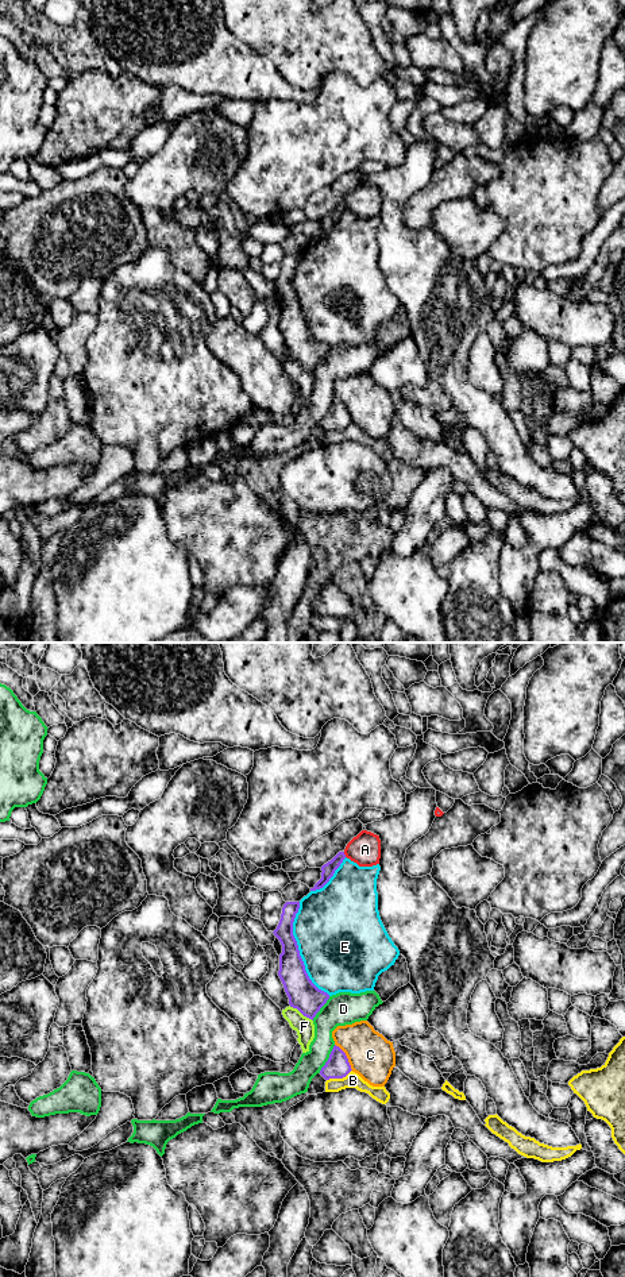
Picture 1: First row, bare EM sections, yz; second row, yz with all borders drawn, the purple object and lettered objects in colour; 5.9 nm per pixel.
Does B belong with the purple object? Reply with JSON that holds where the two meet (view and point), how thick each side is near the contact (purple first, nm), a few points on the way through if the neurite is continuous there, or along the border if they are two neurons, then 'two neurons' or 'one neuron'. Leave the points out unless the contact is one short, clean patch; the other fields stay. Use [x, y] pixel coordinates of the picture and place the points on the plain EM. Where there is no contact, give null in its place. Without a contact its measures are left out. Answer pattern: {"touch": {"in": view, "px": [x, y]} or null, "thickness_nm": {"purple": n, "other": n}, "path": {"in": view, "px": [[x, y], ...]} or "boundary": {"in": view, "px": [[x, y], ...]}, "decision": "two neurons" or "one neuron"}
{"touch": {"in": "yz", "px": [339, 429]}, "thickness_nm": {"purple": 140, "other": 100}, "boundary": {"in": "yz", "px": [[351, 421], [342, 429], [330, 429], [327, 432]]}, "decision": "two neurons"}

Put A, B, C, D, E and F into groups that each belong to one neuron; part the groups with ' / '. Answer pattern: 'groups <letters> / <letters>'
groups A / B / C / D / E / F

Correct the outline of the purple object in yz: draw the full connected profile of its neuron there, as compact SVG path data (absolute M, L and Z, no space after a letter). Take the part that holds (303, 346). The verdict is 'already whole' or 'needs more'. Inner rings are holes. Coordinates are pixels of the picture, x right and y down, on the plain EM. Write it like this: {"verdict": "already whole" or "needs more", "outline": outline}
{"verdict": "already whole", "outline": "M286 254L277 281L273 283L282 297L278 328L289 350L289 356L313 373L329 347L319 342L309 331L293 288L293 274L300 254Z"}

